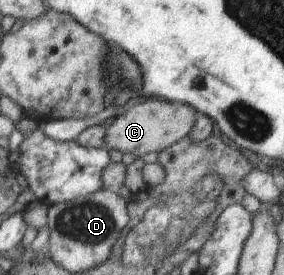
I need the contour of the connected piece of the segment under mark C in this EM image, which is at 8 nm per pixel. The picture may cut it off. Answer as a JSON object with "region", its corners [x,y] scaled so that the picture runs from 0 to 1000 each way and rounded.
{"region":[[[532,353],[458,385],[444,407],[384,440],[373,538],[384,549],[405,542],[430,556],[489,560],[489,567],[525,560],[525,553],[570,556],[641,502],[665,495],[701,418],[690,393],[665,375]]]}

